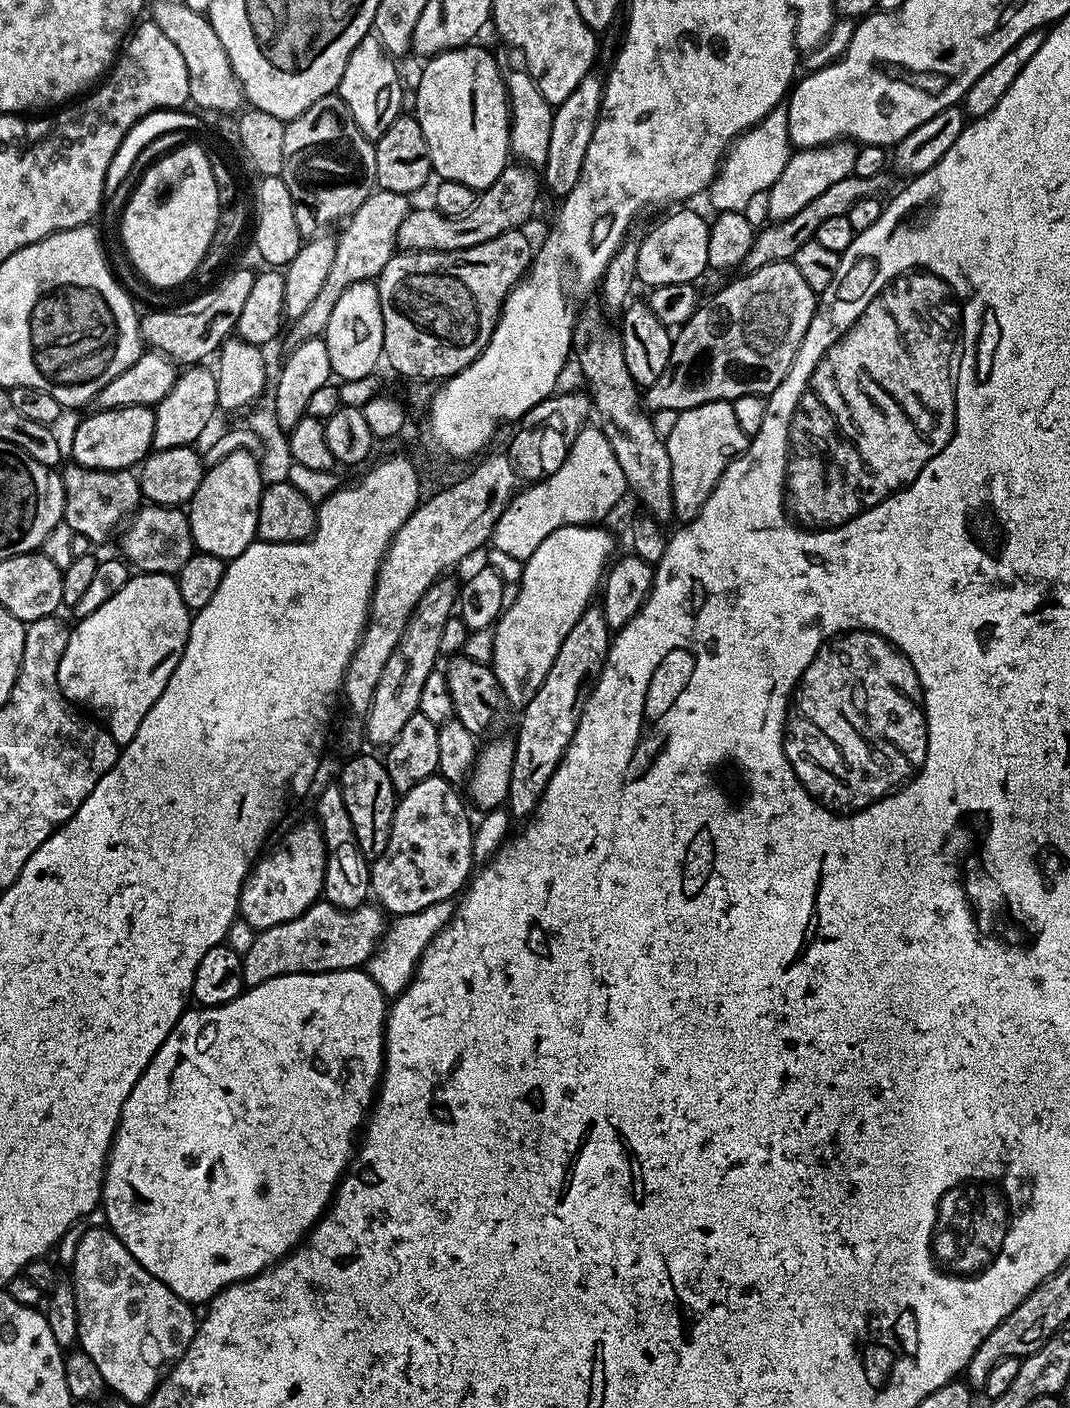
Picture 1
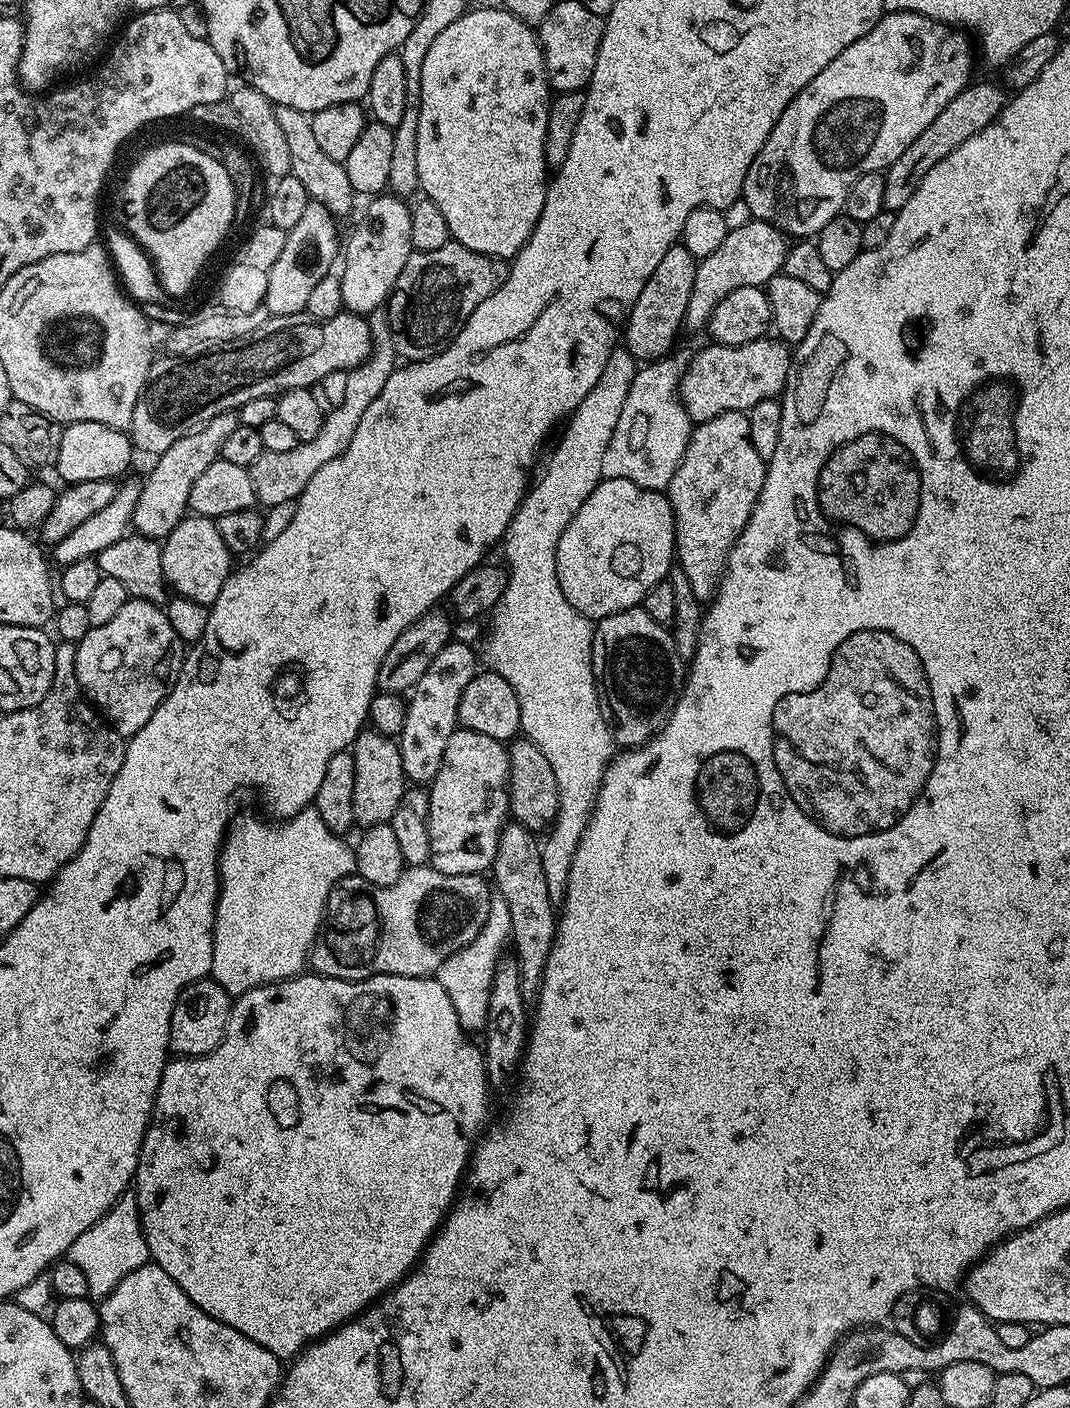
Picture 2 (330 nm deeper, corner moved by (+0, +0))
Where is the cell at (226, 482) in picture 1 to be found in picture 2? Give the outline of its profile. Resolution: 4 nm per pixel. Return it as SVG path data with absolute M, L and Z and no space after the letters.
M185 515L171 534L164 537L160 557L167 587L175 595L209 606L218 598L218 590L222 590L228 573L234 568L233 553L222 542L222 534L218 534L218 526L211 516Z

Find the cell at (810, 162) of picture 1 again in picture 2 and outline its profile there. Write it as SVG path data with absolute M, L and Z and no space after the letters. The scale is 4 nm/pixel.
M750 219L746 226L730 228L726 238L722 238L722 246L696 265L690 302L686 302L684 328L703 333L708 327L710 314L714 314L714 306L718 306L718 302L722 302L730 290L738 290L742 286L764 288L775 276L781 275L789 247L789 237L765 220Z

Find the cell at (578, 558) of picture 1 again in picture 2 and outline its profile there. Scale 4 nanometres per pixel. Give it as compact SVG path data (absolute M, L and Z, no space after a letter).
M626 478L602 479L599 486L590 494L590 498L586 498L586 502L582 506L578 506L578 514L574 514L574 518L570 518L566 530L562 530L562 538L558 538L558 554L556 555L556 561L558 562L558 586L562 586L562 594L566 594L566 602L570 602L570 606L574 606L574 610L578 610L581 614L587 616L589 620L595 622L606 618L610 614L618 614L622 610L630 610L643 605L649 590L654 586L658 586L658 582L669 579L674 567L675 555L676 519L672 513L672 503L668 501L667 495L663 491L653 490L651 487L643 484L630 482Z

